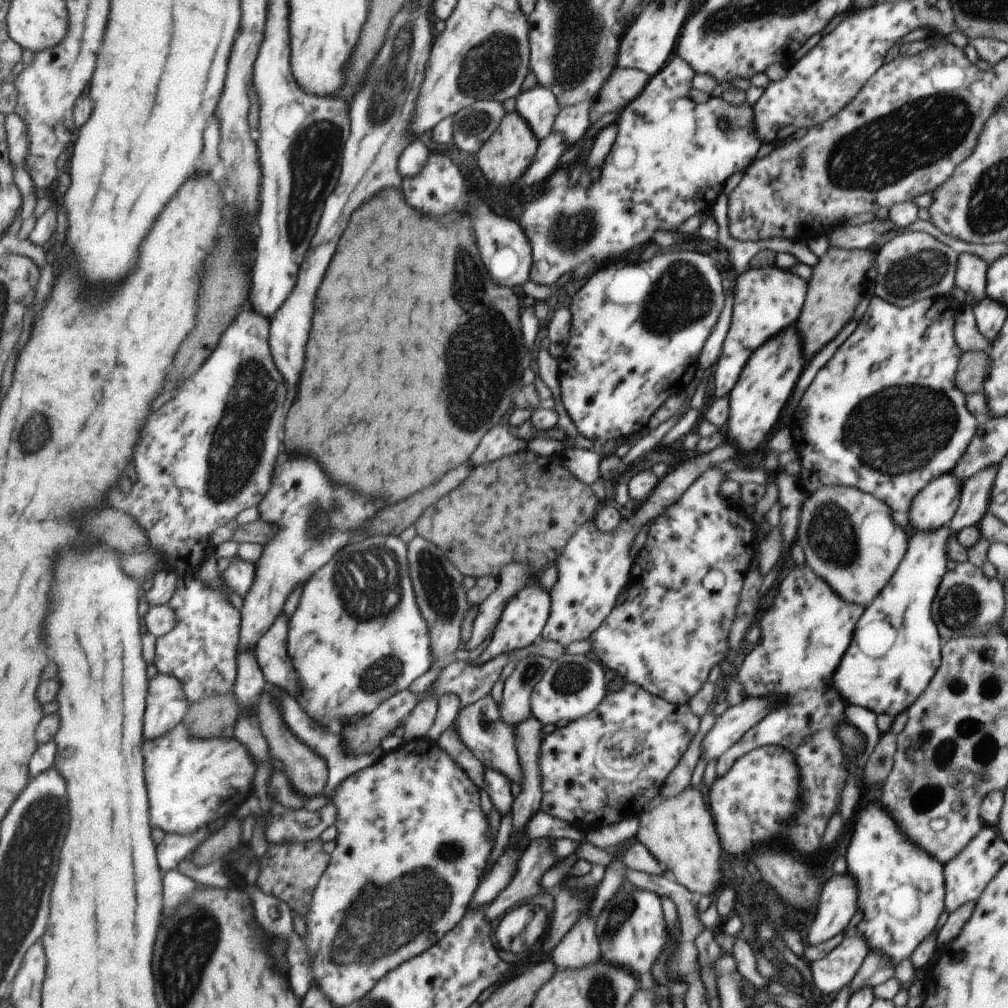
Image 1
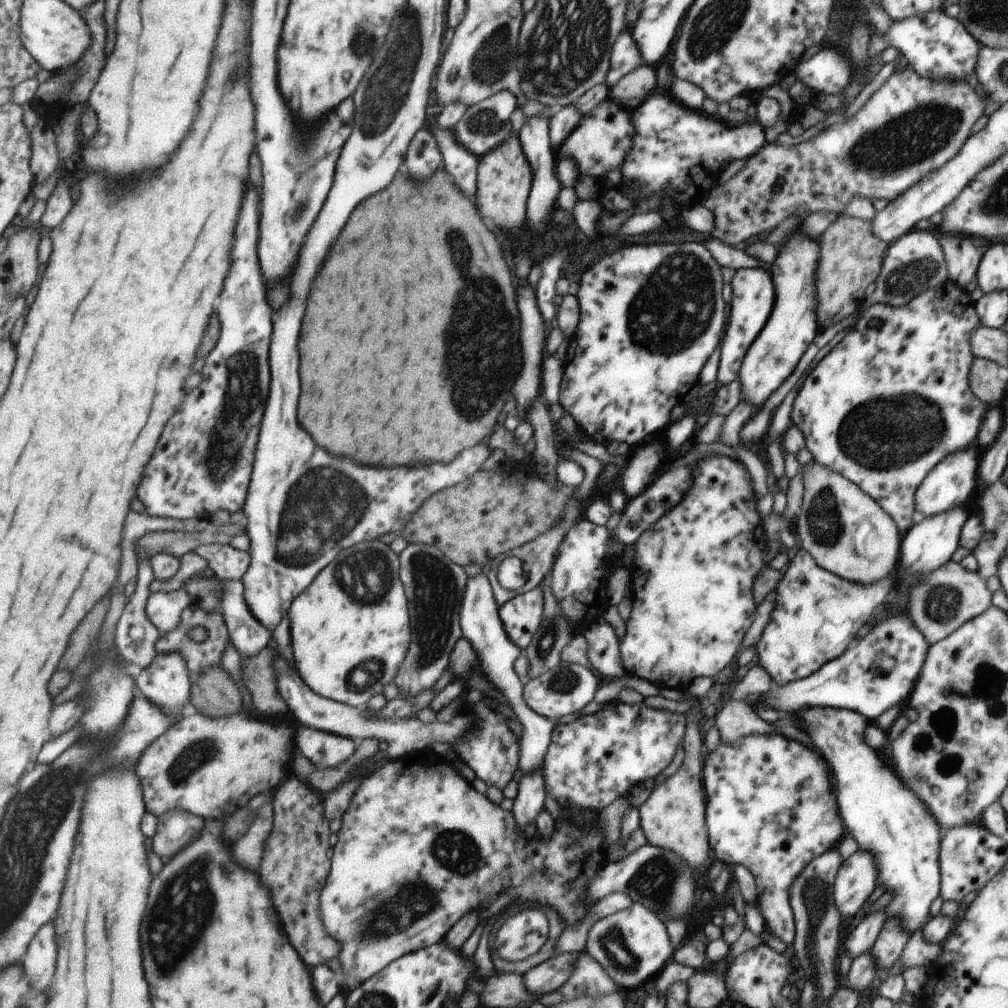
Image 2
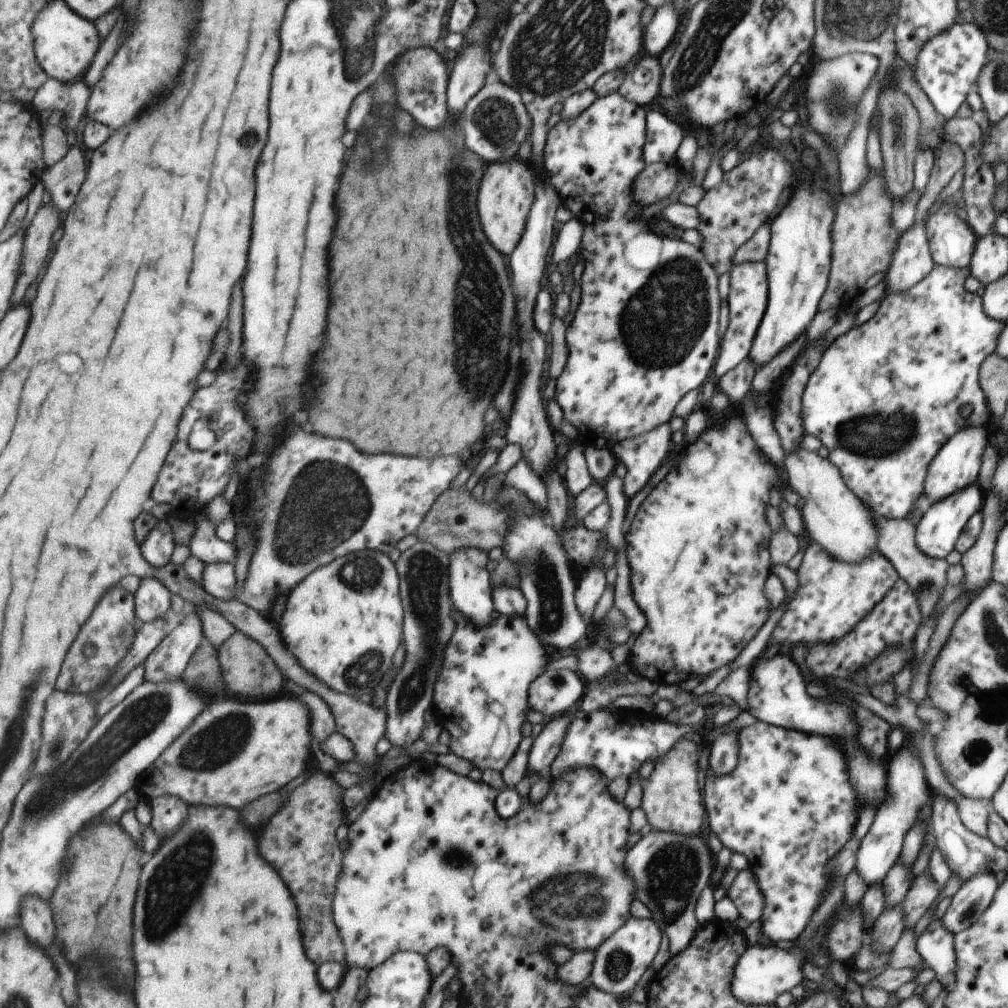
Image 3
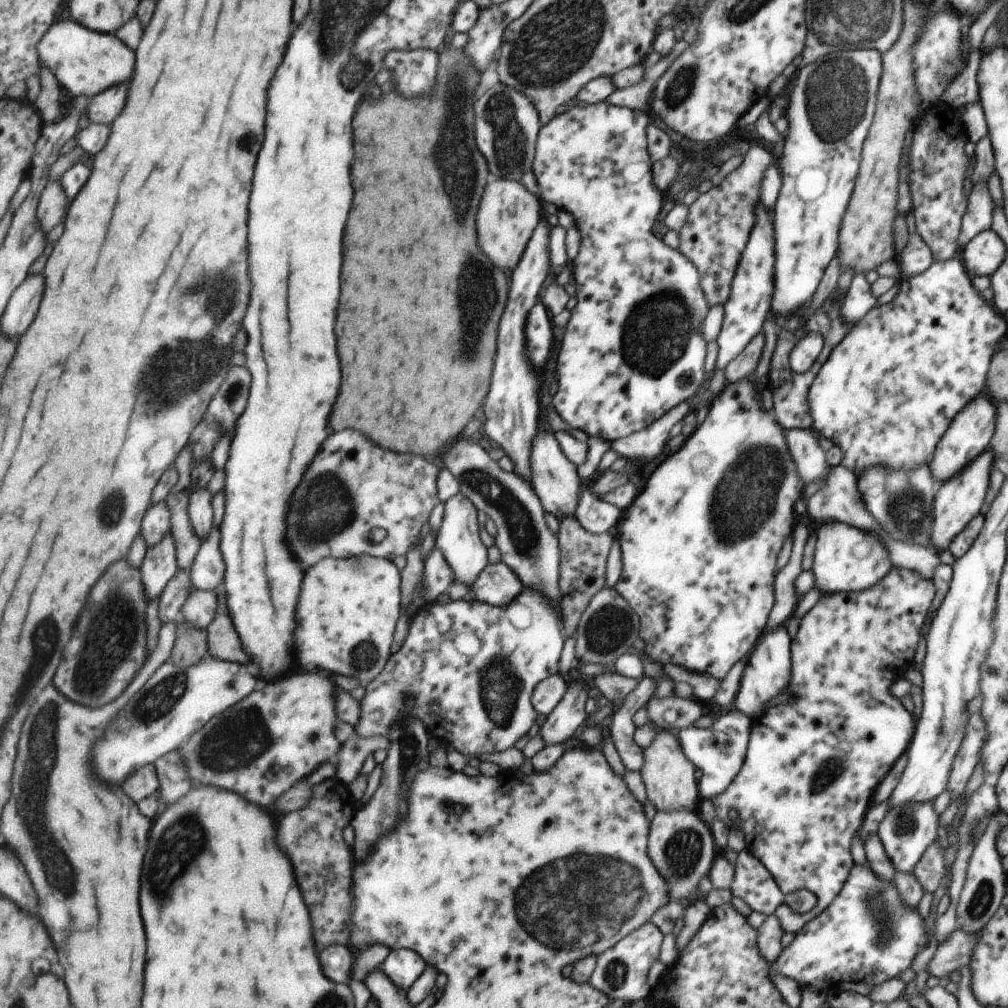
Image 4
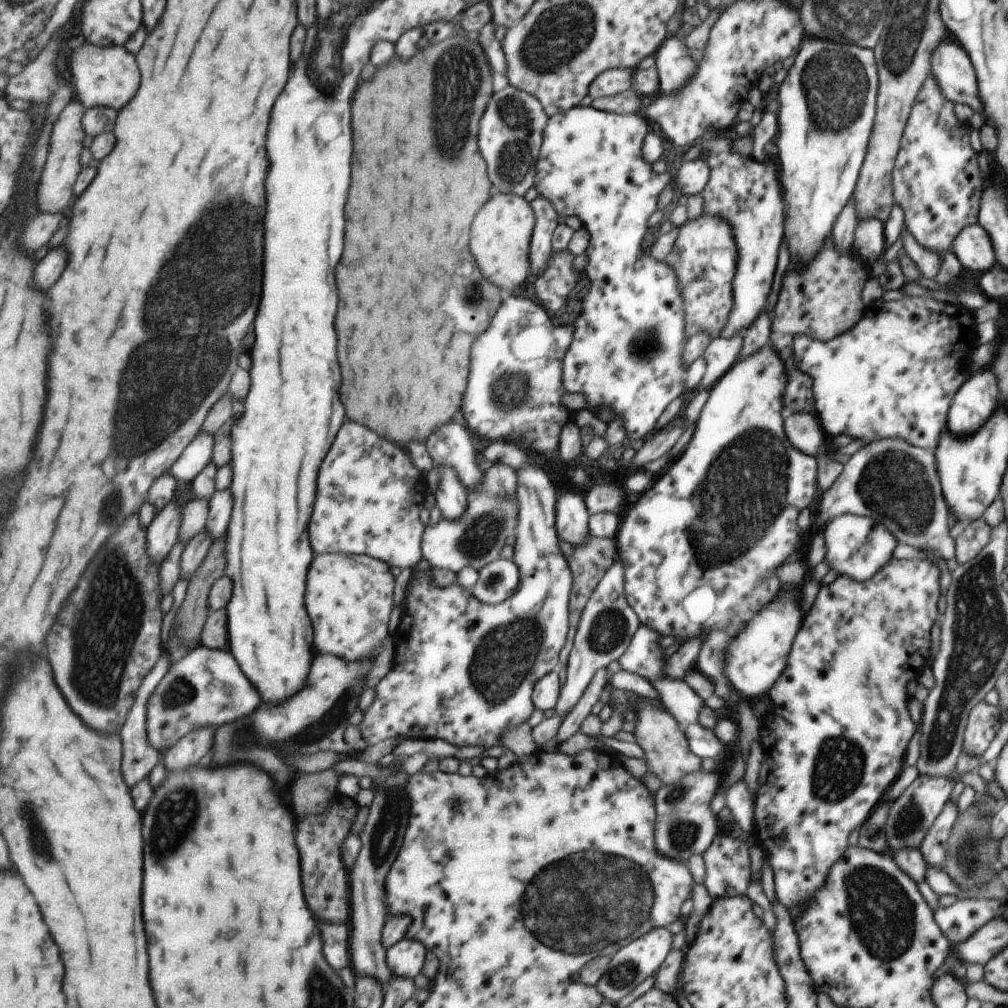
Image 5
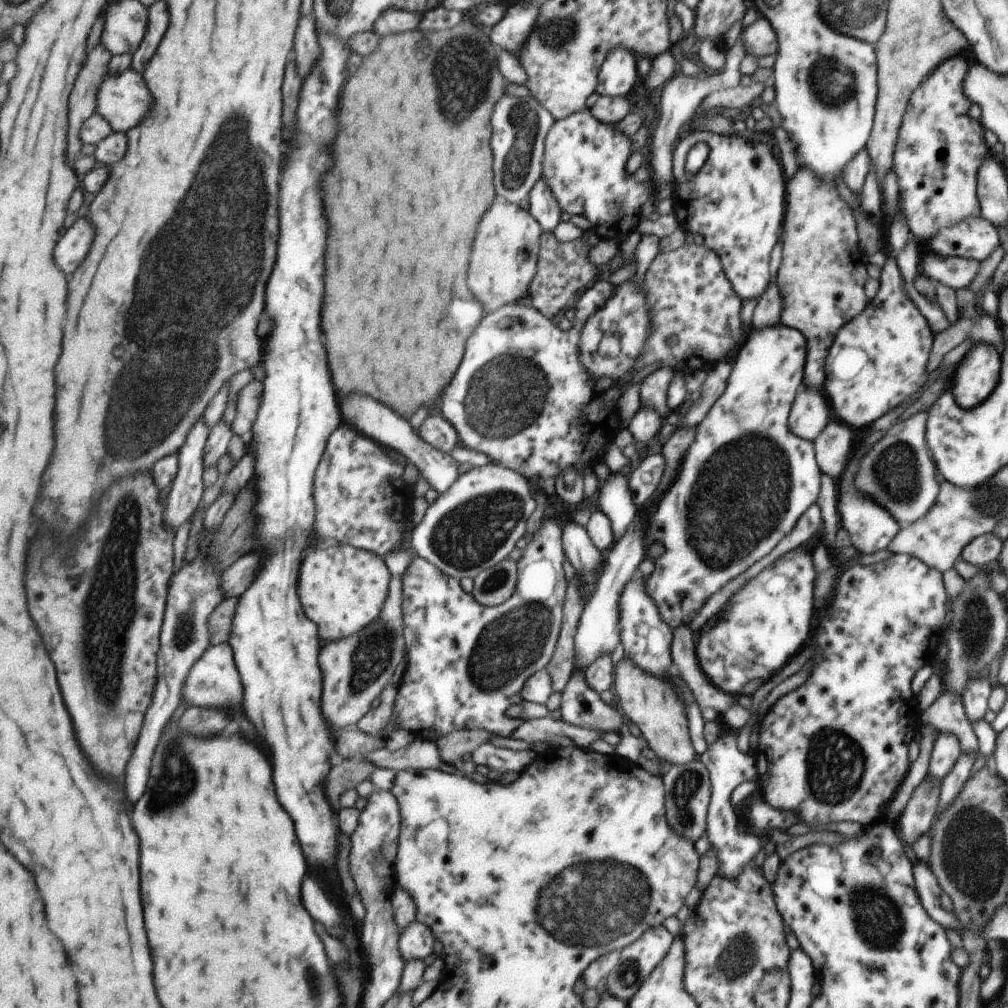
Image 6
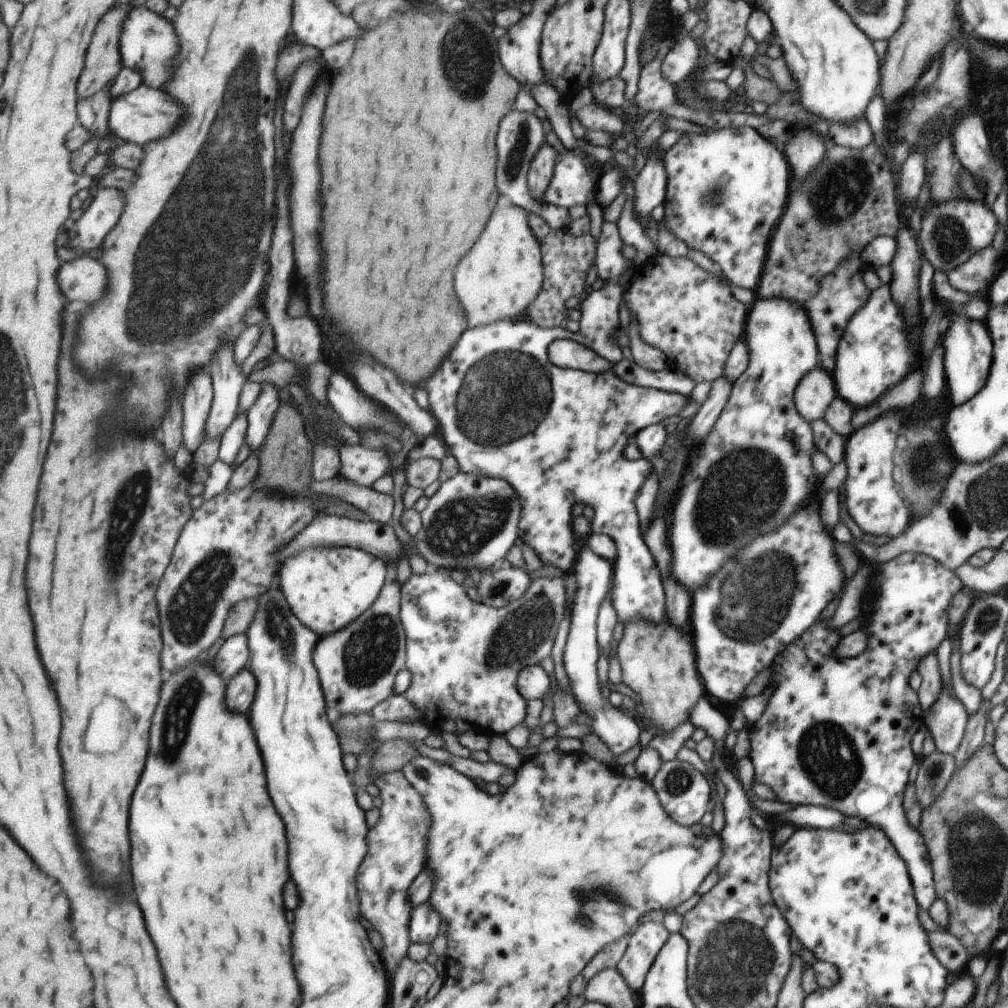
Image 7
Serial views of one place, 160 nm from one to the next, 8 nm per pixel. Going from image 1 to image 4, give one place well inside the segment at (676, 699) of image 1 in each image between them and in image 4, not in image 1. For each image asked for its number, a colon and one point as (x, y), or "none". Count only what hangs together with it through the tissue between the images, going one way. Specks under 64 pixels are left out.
2: (691, 576)
3: (696, 548)
4: (702, 602)

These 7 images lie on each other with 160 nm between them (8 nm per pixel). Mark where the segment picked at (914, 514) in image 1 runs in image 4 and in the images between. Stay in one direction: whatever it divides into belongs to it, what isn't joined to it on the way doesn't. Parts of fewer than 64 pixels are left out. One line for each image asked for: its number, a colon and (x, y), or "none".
2: (952, 480)
3: (954, 468)
4: (969, 436)

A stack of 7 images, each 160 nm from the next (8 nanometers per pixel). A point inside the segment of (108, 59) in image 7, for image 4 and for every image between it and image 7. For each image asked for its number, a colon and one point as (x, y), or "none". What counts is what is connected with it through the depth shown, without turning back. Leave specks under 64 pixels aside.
4: (53, 201)
5: (55, 191)
6: (84, 99)

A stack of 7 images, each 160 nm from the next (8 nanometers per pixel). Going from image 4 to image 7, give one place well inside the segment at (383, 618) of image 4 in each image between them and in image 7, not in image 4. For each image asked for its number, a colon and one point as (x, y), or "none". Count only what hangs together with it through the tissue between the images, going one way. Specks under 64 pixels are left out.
5: (350, 598)
6: (344, 589)
7: (328, 588)

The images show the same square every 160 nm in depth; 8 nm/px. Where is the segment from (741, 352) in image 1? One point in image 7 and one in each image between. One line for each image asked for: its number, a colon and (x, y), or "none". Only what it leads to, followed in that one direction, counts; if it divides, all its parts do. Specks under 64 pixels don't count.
2: (752, 295)
3: (747, 289)
4: (747, 305)
5: (745, 192)
6: (733, 204)
7: (725, 189)

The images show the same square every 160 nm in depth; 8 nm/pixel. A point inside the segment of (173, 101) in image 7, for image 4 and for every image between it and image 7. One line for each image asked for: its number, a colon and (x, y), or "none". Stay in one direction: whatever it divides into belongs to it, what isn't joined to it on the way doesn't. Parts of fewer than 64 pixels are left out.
4: (86, 62)
5: (102, 76)
6: (124, 101)

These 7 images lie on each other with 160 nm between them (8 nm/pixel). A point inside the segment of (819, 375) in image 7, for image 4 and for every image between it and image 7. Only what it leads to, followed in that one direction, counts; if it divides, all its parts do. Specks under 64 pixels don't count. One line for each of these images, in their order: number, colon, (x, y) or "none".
4: (808, 458)
5: (804, 433)
6: (809, 413)

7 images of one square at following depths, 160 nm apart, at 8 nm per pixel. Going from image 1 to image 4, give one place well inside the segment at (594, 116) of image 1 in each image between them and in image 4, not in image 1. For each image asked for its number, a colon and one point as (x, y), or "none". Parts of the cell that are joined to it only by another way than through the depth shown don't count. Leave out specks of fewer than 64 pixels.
2: (638, 83)
3: (640, 85)
4: (637, 96)

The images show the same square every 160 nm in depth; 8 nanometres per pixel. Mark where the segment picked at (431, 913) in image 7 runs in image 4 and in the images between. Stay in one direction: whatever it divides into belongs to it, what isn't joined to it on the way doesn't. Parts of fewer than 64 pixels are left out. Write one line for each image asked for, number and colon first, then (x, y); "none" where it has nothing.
4: (404, 966)
5: (407, 958)
6: (418, 940)

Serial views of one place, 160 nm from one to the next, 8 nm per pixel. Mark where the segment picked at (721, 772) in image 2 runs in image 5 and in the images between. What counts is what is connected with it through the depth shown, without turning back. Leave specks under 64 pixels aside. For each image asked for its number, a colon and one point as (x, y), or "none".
3: (788, 807)
4: (810, 767)
5: (833, 736)

